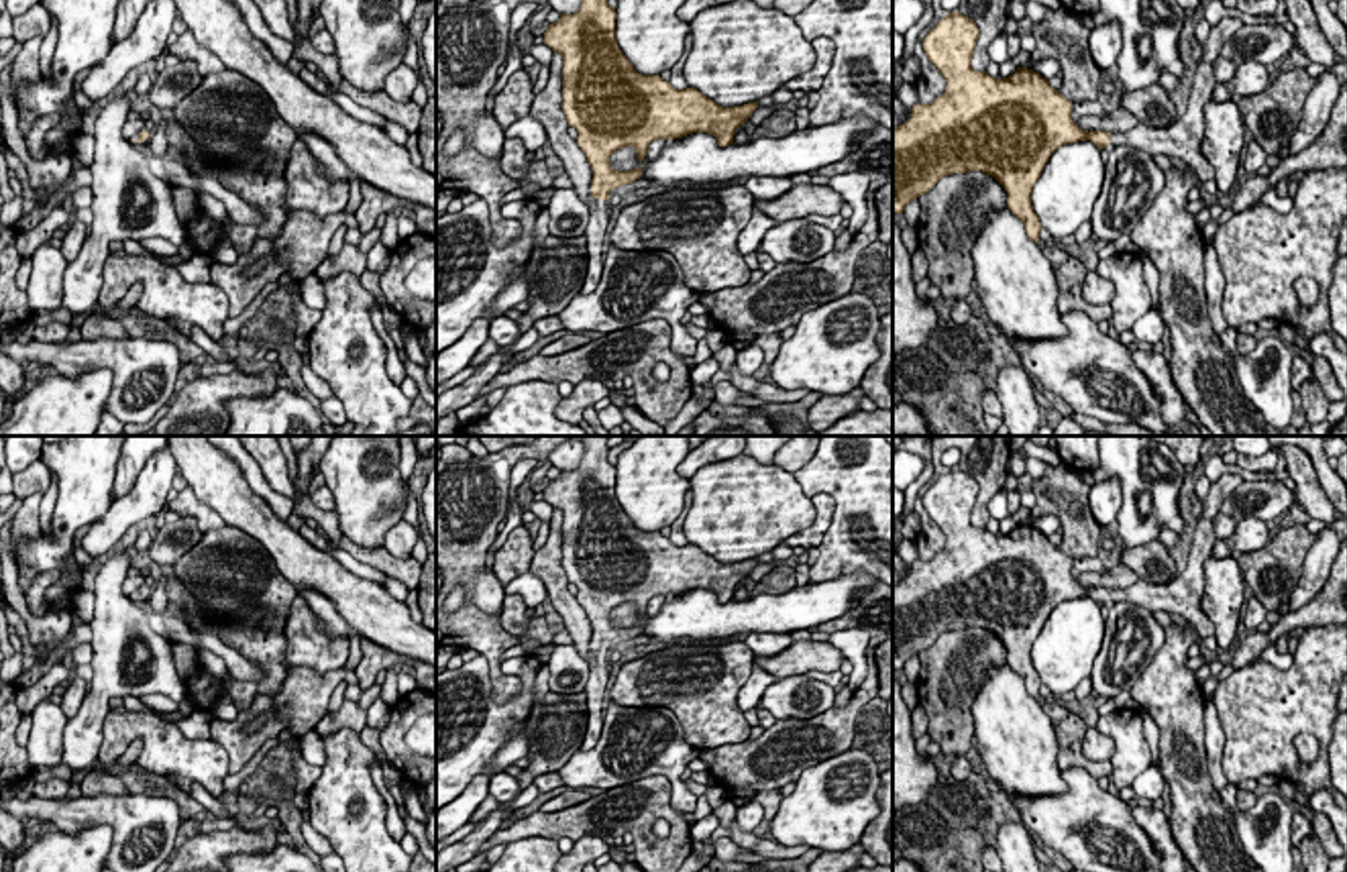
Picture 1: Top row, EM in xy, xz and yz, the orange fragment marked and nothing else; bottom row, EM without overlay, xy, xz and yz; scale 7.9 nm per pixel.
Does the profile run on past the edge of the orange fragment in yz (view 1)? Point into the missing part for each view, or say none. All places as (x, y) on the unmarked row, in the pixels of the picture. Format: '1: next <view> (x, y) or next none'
1: next yz (1182, 595)

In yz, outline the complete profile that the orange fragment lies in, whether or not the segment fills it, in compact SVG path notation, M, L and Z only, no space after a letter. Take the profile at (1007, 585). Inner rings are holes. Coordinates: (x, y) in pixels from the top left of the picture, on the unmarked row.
M958 467L948 469L923 495L927 515L948 538L946 548L931 560L917 558L911 575L893 587L893 670L903 670L946 632L982 628L1005 644L1007 664L1037 699L1041 678L1031 662L1033 642L1052 609L1078 597L1176 613L1198 638L1215 636L1215 623L1200 609L1204 562L1215 546L1213 517L1241 483L1237 473L1223 473L1210 483L1180 577L1162 587L1137 581L1111 591L1082 587L1072 577L1072 558L1033 526L1017 524L1003 536L976 528L972 509L980 487Z

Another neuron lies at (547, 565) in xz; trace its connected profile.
M560 509L552 511L548 540L540 550L534 552L530 573L544 583L546 595L564 621L562 630L573 640L577 652L589 662L593 625L577 597L569 591L569 579L562 568Z

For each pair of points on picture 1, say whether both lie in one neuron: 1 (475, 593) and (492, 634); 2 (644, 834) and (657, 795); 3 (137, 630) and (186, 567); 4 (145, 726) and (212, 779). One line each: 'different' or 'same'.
1: different
2: same
3: different
4: same

